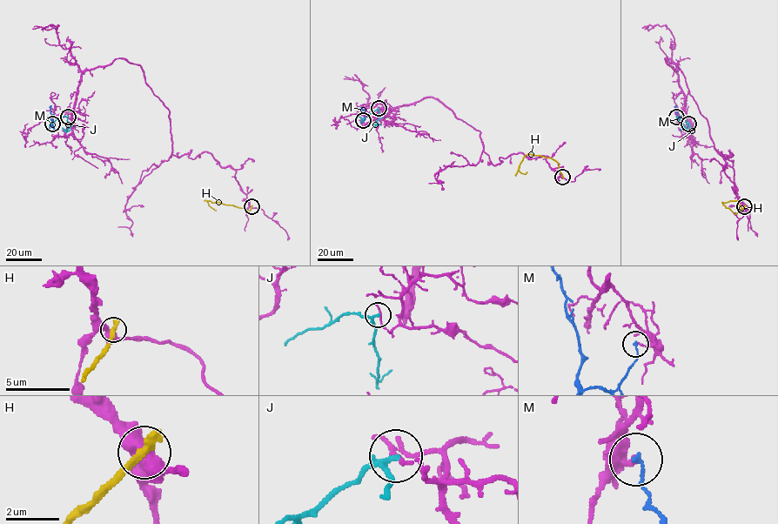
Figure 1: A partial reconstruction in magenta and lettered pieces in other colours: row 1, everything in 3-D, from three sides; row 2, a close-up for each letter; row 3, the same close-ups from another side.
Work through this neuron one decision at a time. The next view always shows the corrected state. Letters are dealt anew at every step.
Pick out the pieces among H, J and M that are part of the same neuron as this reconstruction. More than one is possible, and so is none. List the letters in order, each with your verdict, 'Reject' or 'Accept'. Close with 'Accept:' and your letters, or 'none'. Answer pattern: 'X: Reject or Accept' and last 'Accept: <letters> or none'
H: Reject
J: Reject
M: Reject
Accept: none

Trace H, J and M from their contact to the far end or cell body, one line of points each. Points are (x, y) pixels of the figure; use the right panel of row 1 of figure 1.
H: (745, 206), (734, 213), (722, 202), (735, 201), (741, 207), (740, 211)
J: (676, 117), (687, 131), (695, 128)
M: (688, 123), (685, 130), (680, 130), (675, 105)

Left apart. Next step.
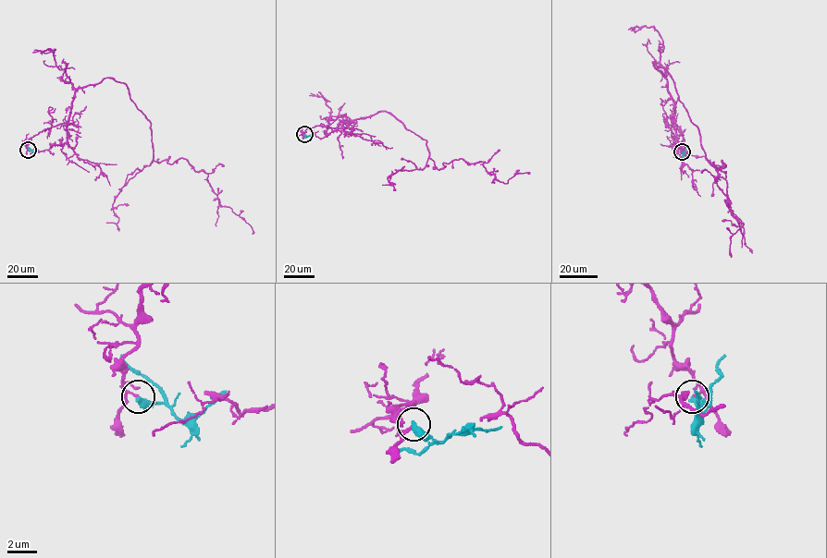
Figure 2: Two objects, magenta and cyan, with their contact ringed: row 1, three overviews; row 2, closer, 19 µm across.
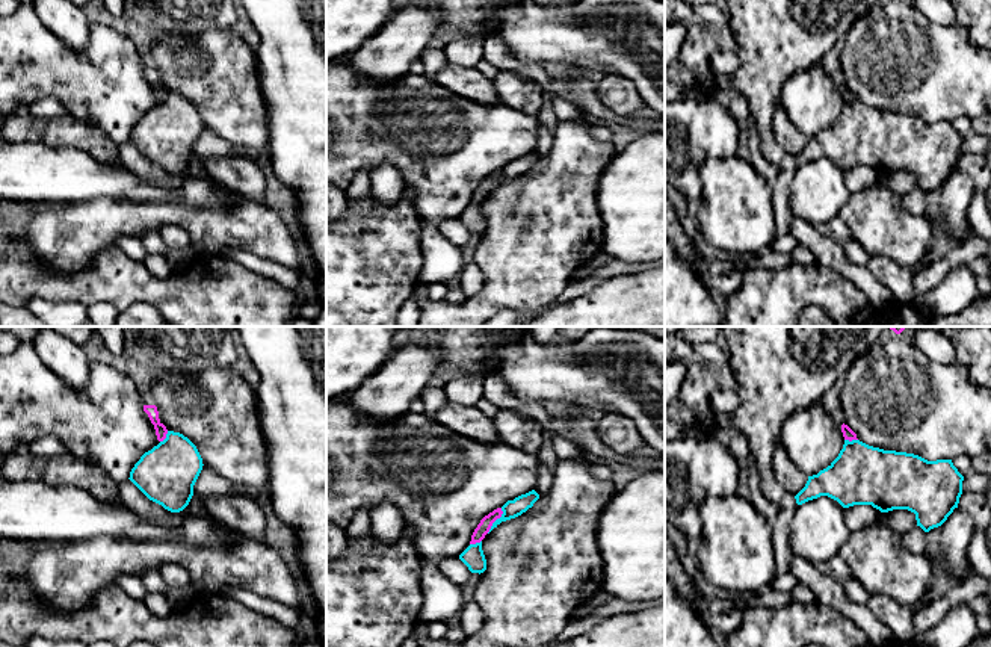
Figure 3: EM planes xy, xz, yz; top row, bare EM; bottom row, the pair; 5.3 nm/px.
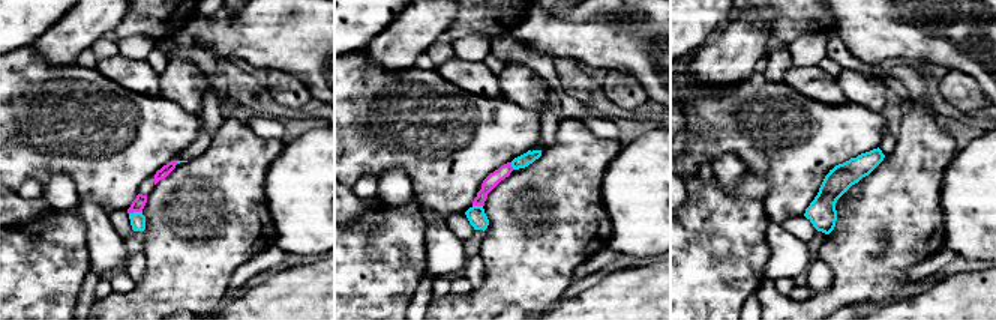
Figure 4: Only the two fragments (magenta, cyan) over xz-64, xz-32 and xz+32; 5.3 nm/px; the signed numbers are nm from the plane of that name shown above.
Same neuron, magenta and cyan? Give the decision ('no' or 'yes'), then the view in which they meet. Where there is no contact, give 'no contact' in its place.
no; meets magenta in xz

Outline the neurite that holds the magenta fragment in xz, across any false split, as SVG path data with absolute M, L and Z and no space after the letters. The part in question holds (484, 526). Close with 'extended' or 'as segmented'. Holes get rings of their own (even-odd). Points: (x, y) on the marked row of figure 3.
M502 508L494 509L492 512L489 512L488 515L485 515L480 523L477 525L477 528L474 529L473 535L471 535L471 541L470 544L476 544L480 543L485 535L489 532L492 523L500 519L503 514Z | as segmented

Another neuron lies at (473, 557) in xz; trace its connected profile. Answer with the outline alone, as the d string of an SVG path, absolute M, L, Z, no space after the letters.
M482 541L470 544L461 555L459 559L468 567L471 573L483 573L486 570L486 559L482 550Z

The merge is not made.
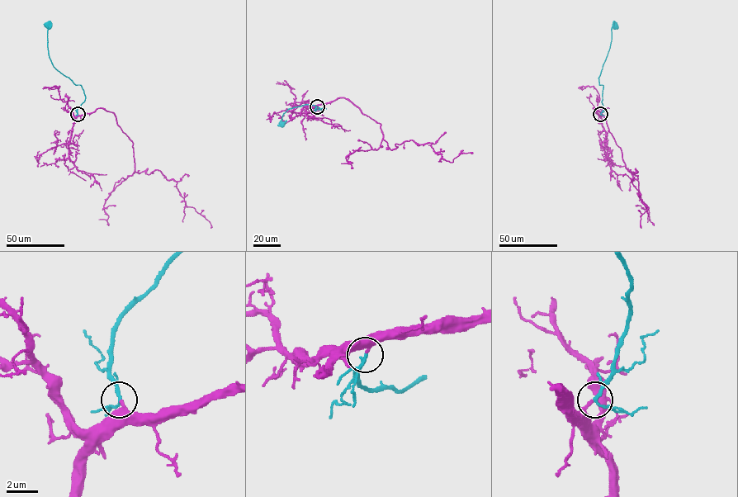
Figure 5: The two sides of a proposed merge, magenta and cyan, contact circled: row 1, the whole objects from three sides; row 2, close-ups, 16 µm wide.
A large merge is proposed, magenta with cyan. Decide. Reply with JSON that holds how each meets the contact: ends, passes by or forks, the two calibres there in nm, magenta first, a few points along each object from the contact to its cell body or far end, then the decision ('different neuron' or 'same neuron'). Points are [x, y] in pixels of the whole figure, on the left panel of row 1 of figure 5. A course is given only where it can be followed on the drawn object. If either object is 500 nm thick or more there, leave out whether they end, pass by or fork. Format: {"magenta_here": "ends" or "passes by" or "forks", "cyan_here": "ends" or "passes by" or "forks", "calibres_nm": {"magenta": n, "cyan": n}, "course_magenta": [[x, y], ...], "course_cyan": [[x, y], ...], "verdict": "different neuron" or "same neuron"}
{"magenta_here": "ends", "cyan_here": "passes by", "calibres_nm": {"magenta": 220, "cyan": 180}, "course_magenta": [[78, 114], [112, 111], [132, 142], [134, 171], [158, 169], [173, 179], [210, 228]], "course_cyan": [[78, 114], [78, 108], [85, 99], [83, 91], [54, 66], [47, 48], [48, 26]], "verdict": "same neuron"}

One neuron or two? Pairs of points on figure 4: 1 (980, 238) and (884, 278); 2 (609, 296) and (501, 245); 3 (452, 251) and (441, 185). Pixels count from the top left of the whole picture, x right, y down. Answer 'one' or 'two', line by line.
1: two
2: two
3: two

